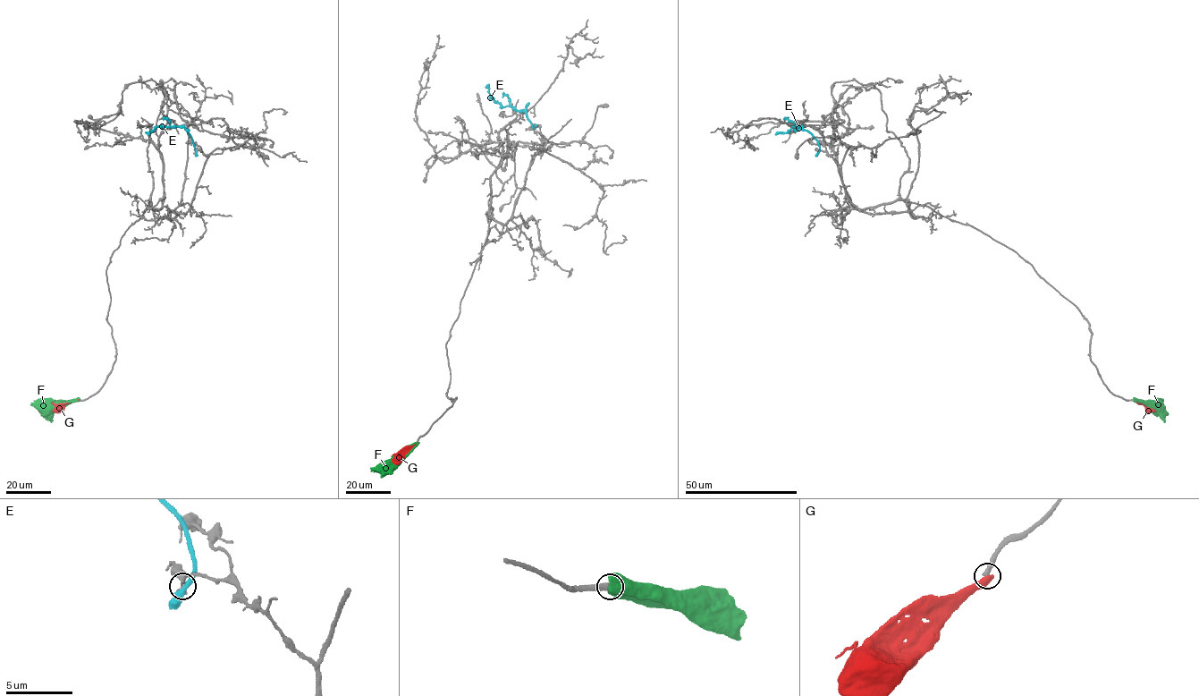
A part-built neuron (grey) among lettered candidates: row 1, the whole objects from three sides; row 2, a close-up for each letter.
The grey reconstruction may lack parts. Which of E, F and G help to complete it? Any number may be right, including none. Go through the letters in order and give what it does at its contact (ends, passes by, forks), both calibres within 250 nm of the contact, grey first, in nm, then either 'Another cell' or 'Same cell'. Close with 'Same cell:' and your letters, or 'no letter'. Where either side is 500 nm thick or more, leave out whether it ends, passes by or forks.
E: It passes by. Thickness 220 nm (grey) against 400 nm. Another cell
F: Thickness 440 nm (grey) against 650 nm. Another cell
G: Thickness 440 nm (grey) against 600 nm. Same cell
Same cell: G

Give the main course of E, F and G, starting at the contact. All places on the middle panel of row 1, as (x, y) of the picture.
E: (535, 127), (523, 110), (515, 110), (510, 106), (502, 107), (496, 103), (490, 95), (488, 84)
F: (417, 443), (404, 446), (387, 461), (370, 469)
G: (417, 443), (399, 462), (392, 462)

